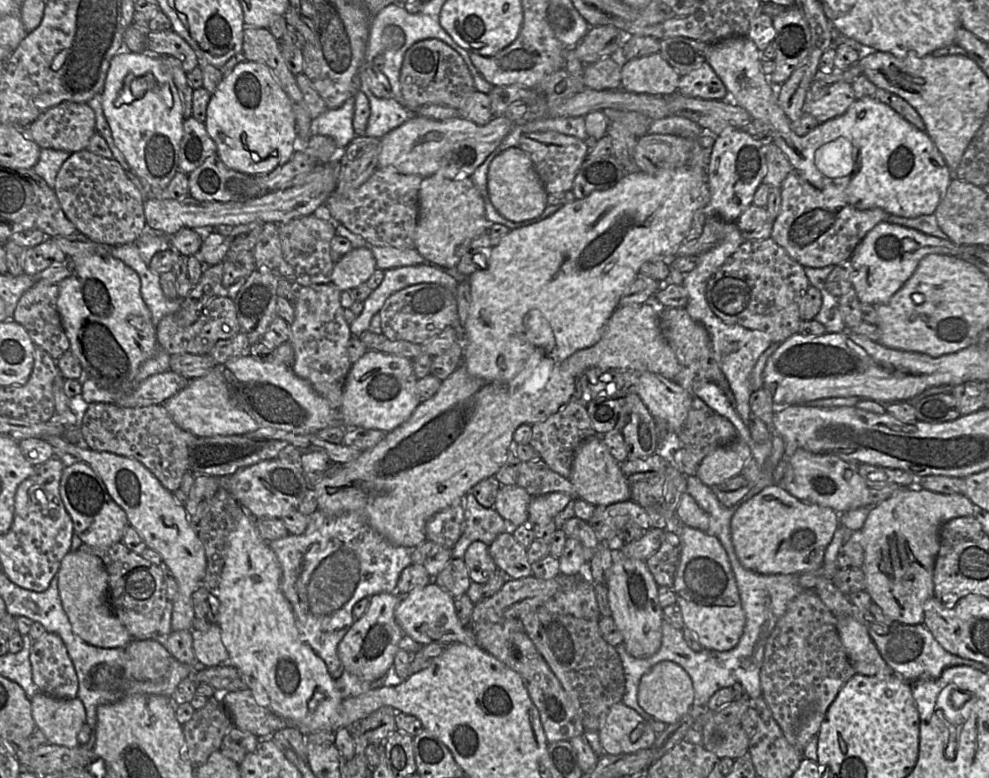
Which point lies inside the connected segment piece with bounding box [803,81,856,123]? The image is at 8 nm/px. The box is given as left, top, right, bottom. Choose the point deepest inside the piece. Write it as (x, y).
(839, 97)

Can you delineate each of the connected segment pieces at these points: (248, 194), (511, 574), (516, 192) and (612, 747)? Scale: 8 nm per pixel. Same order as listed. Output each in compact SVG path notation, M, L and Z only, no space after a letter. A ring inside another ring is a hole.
M214 154L188 174L189 196L204 202L246 202L262 195L255 176L228 168Z
M499 534L488 546L488 551L498 569L504 571L510 579L532 576L526 548L515 540L513 534Z
M510 147L497 155L488 168L487 189L497 212L512 222L531 220L542 214L547 204L544 185L530 156L519 147Z
M623 703L612 705L598 731L605 754L632 754L652 748L657 734L634 709Z

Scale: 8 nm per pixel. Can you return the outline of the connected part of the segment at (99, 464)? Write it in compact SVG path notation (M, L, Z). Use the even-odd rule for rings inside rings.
M58 436L41 438L60 452L70 454L78 461L88 464L101 478L106 490L113 501L125 512L129 525L143 539L147 548L158 552L163 563L168 567L177 582L177 593L172 601L171 629L172 631L193 630L192 622L195 618L191 597L200 585L206 569L206 558L203 545L196 532L196 527L190 522L186 509L181 506L160 481L141 462L124 456L104 451L94 451L86 446L74 445Z

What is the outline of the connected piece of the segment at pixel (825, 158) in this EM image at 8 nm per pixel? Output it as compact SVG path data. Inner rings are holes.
M845 137L820 146L815 152L815 163L829 178L851 176L857 162L857 151Z

